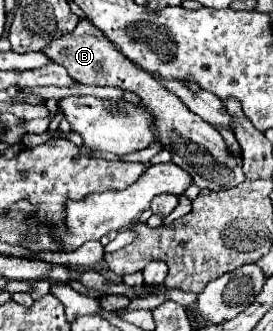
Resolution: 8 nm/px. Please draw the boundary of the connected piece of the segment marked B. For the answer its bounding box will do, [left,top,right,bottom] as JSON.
[42,18,244,190]

